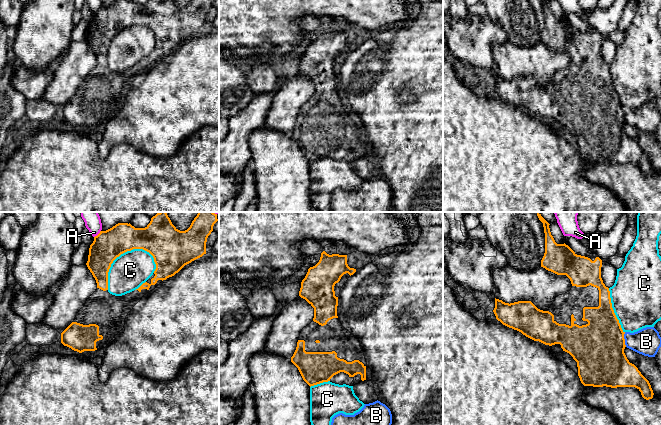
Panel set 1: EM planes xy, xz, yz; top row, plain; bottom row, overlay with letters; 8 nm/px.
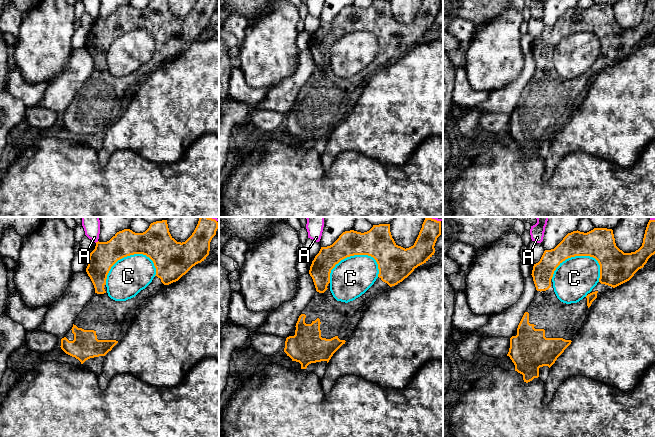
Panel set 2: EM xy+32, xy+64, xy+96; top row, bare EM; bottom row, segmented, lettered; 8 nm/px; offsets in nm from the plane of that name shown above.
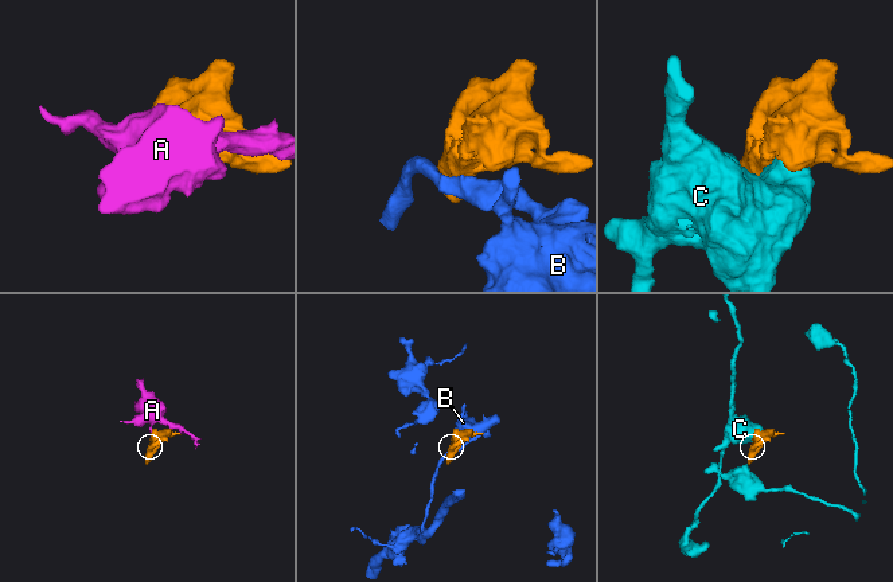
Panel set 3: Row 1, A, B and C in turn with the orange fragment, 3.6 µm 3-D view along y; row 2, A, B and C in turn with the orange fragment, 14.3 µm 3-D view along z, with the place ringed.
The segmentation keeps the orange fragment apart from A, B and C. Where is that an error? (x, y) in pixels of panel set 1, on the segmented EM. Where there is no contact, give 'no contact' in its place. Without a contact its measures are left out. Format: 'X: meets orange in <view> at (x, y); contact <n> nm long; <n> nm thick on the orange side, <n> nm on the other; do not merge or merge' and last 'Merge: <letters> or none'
A: meets orange in xy at (98, 234); contact 80 nm long; 240 nm thick on the orange side, 140 nm on the other; do not merge
B: meets orange in yz at (624, 339); contact 120 nm long; 420 nm thick on the orange side, 220 nm on the other; do not merge
C: meets orange in xy at (119, 255); contact 460 nm long; 240 nm thick on the orange side, 300 nm on the other; do not merge
Merge: none

